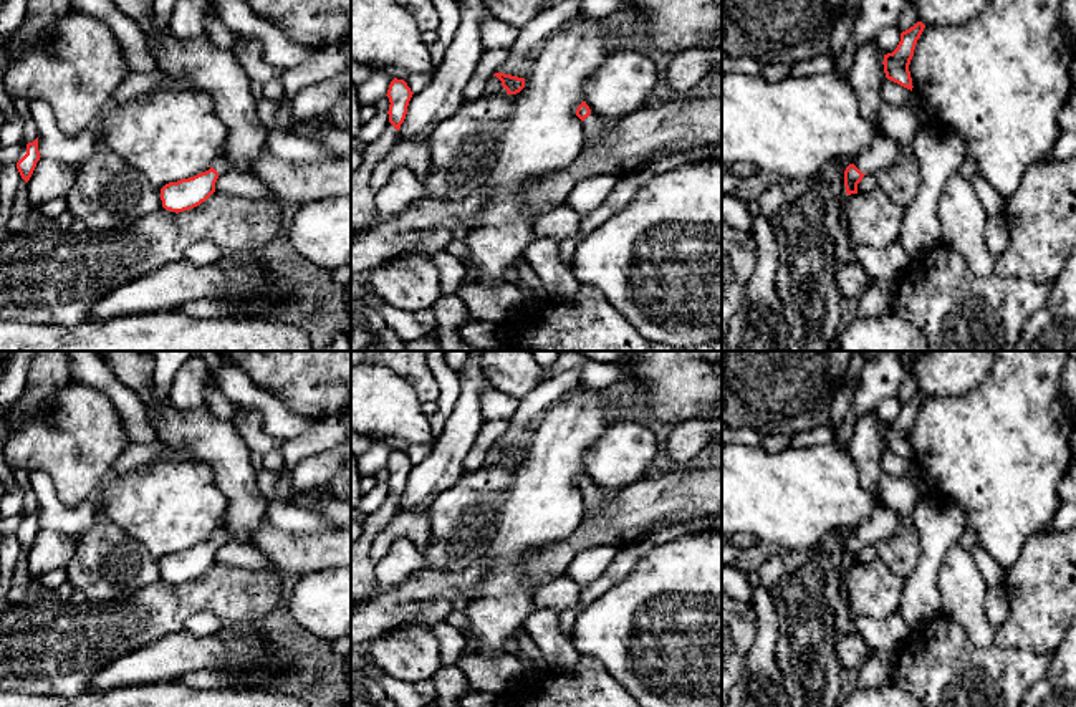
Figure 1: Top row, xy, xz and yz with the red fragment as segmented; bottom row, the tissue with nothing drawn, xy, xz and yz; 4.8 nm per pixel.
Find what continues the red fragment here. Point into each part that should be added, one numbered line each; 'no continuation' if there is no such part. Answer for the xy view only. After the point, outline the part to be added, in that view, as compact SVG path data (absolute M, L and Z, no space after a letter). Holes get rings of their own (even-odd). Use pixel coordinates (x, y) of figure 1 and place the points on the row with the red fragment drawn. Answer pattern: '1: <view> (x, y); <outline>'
1: xy (220, 164); M220 151L212 164L212 167L220 174L228 172L232 169L232 162L227 159L225 152Z

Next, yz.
1: yz (884, 151); M886 134L876 137L872 146L854 162L854 166L862 174L877 174L902 159L905 154L905 147L902 147L897 141L891 139Z

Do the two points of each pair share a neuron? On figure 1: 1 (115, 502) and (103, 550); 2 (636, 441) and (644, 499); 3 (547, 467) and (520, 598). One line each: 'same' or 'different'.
1: different
2: different
3: same

